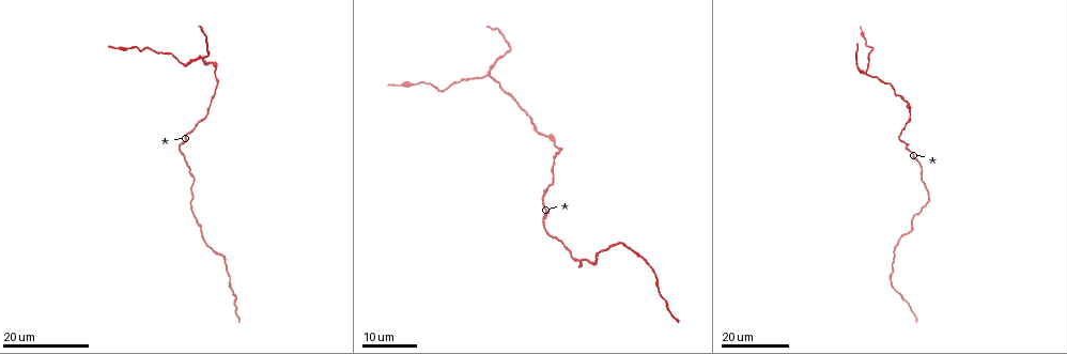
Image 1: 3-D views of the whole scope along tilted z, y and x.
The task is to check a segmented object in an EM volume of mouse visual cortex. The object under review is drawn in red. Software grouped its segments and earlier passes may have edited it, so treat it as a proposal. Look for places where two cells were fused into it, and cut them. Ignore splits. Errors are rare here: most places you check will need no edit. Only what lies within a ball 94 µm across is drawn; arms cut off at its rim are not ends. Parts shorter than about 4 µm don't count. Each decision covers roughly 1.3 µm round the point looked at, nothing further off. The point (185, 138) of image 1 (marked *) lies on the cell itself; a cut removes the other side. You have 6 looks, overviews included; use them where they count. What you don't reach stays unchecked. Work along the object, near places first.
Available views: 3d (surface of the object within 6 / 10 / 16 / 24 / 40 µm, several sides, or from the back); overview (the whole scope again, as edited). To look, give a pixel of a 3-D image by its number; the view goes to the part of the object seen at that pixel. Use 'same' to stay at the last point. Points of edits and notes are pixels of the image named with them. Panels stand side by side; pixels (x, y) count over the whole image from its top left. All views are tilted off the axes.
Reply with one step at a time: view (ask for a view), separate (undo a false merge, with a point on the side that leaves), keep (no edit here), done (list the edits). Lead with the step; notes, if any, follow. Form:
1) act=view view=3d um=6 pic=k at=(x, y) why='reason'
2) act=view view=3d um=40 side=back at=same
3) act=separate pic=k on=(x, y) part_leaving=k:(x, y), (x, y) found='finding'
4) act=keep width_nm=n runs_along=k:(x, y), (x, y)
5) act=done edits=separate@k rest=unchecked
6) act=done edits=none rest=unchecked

act=view view=3d um=24 pic=1 at=(909, 102) why='narrows sharply'

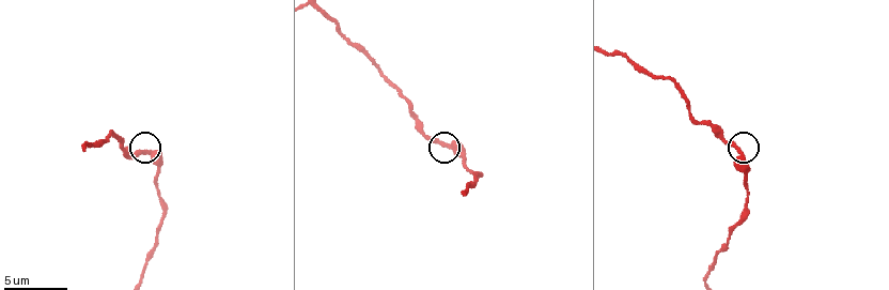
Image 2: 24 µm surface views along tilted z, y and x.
act=view view=3d um=6 pic=2 at=(739, 149)

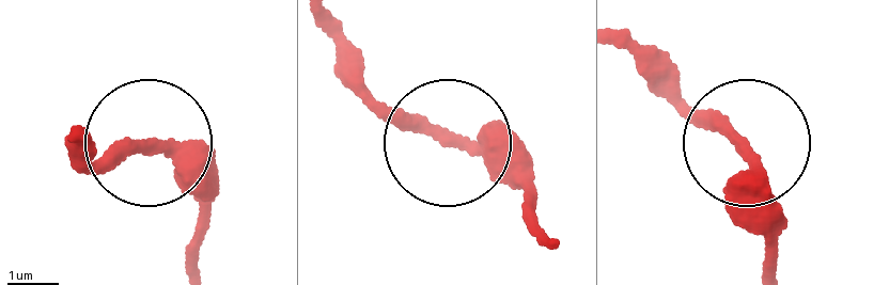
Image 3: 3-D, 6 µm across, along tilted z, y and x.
act=view view=3d um=6 side=back pic=3 at=(737, 144)

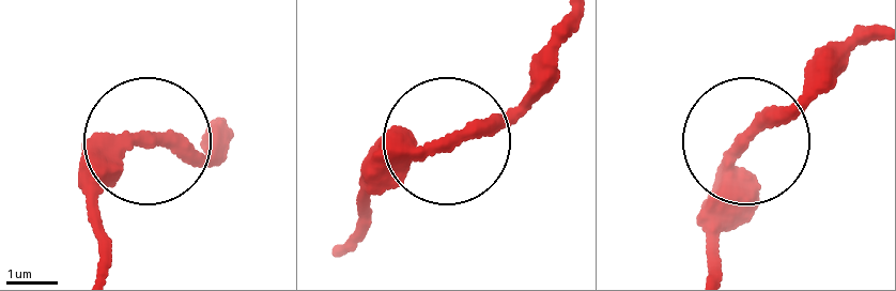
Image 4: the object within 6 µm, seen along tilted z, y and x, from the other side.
act=keep found='continuous, no second cell'

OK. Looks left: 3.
act=view view=3d um=16 pic=1 at=(488, 73) why='three arms meet'

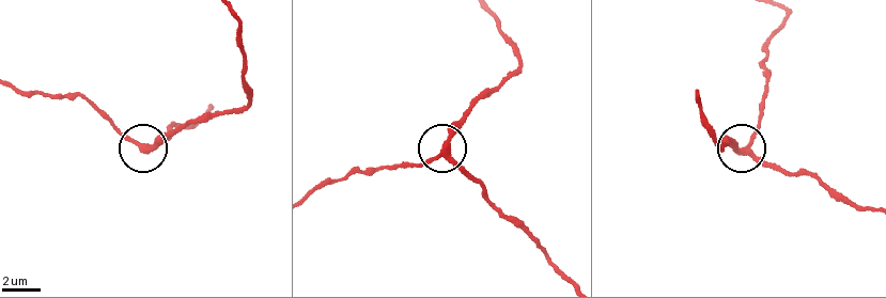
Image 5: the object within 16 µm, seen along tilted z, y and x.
act=view view=3d um=6 pic=5 at=(442, 151)

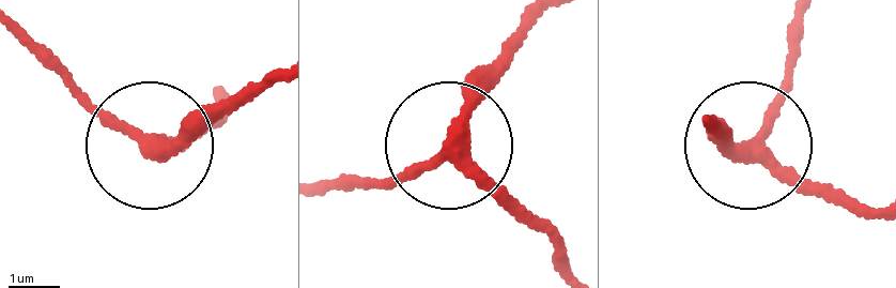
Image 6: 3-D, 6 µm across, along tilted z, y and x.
act=keep side_arm_um=17 runs_along=6:(869, 215), (792, 191), (706, 126) found='one cell here'

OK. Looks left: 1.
act=view view=3d um=10 pic=2 at=(745, 201) why='calibre changes'

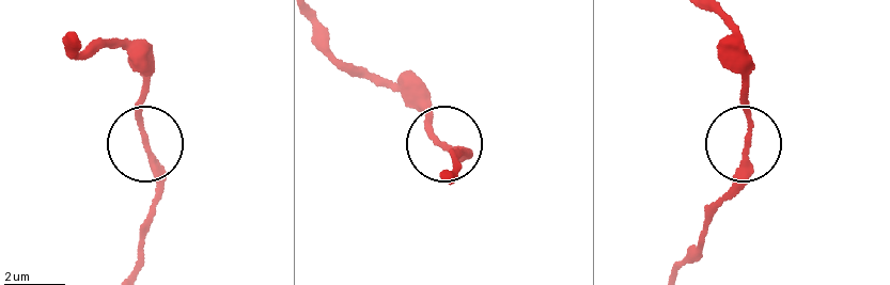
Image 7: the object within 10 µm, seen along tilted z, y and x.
act=keep width_nm=210 runs_along=7:(671, 273), (740, 163), (750, 122), (745, 63) found='all the same cell'

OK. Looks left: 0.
act=done edits=none rest=unchecked

